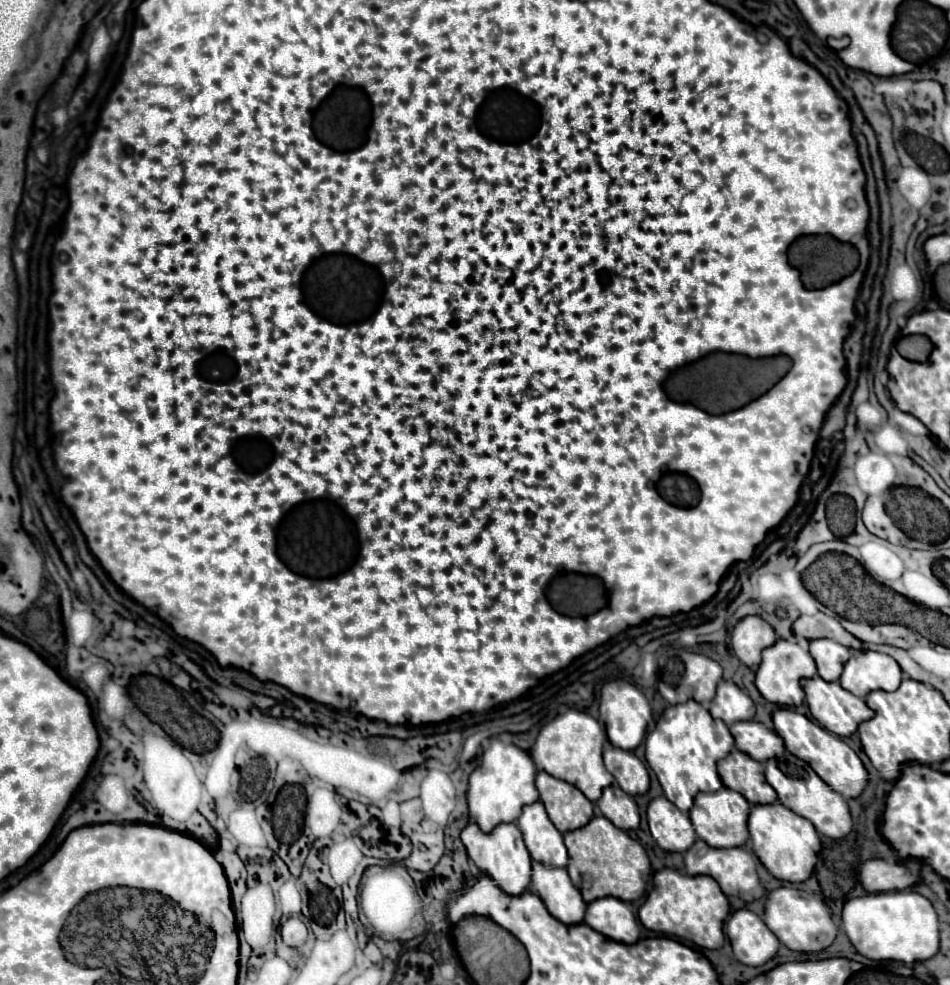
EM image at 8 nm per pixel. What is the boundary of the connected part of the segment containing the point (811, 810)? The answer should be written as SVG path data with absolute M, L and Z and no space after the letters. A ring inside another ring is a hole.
M785 752L781 758L771 758L765 762L765 776L767 776L767 782L779 794L779 802L789 810L793 810L795 814L811 820L819 834L829 838L843 838L851 832L853 820L851 820L845 798L835 790L831 790L831 786L825 784L807 762Z

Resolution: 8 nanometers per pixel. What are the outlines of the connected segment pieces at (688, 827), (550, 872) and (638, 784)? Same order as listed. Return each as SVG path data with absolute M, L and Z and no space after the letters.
M665 796L651 800L647 808L647 822L653 838L663 850L685 852L697 840L689 816L683 814Z
M533 862L533 878L529 886L531 894L537 894L551 916L559 922L573 926L583 922L587 904L583 902L579 890L573 886L565 868L547 868Z
M607 748L603 752L605 768L615 776L619 786L631 796L643 796L649 790L649 772L645 764L627 750Z

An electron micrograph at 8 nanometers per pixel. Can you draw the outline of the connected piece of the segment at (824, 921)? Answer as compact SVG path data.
M781 886L767 896L763 922L779 938L781 944L785 944L787 948L797 950L797 952L819 952L819 950L831 946L837 936L837 928L831 920L827 904L823 900L815 898L813 894L807 894L803 890L789 888L789 886Z

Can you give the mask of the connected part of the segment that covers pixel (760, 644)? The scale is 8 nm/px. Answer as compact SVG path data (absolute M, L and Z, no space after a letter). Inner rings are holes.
M745 616L733 630L731 646L737 658L755 670L761 662L761 650L773 646L777 640L775 630L759 616Z

